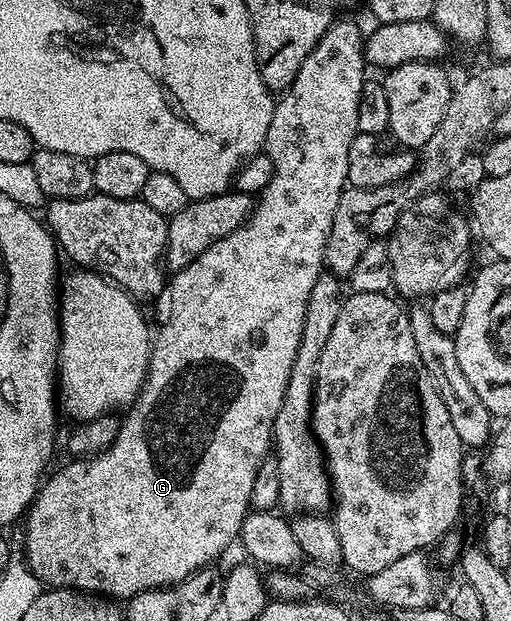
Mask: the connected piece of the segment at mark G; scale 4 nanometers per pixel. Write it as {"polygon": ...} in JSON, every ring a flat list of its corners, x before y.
{"polygon":[[338,17,333,20,333,24,327,29,327,33,323,33,323,37,319,37,319,41,315,45,315,49,311,49,311,53,307,53,307,57,303,61,303,65,299,65,297,76,294,77,293,83,287,90,276,100,273,108,273,116,271,117,271,125,267,129,267,137,265,138,265,146,263,148,264,154,271,157,271,165,273,166,273,176,268,185,259,193,259,198,256,200,253,212,249,214,249,218,239,229,235,229,235,233,227,233,227,237,223,237,219,241,207,248,203,253,199,253,199,257,195,257,195,261,191,261,191,265,187,265,181,271,174,271,165,280,165,288,162,289,161,294,155,300,155,308,157,307,157,323,155,327,155,334,151,339,151,346,149,348,149,368,145,374,145,383,141,387,141,392,137,395,137,400,124,412,123,418,120,420,121,428,115,437,114,441,105,451,101,451,98,455,90,455,88,457,77,457,69,463,66,467,61,467,53,476,50,474,48,478,42,482,33,503,29,506,27,514,24,516,23,524,25,523,25,552,23,558,29,568,29,572,36,577,46,588,49,589,72,589,98,597,108,597,113,601,128,601,133,595,138,595,144,591,150,591,156,587,169,587,173,583,178,583,187,578,191,573,195,573,199,569,216,564,217,558,232,545,233,541,240,536,241,526,245,516,250,513,249,498,251,497,251,484,255,481,255,473,259,473,259,465,270,454,271,444,273,442,273,422,275,417,279,417,279,405,283,405,283,393,287,393,287,381,291,377,291,365,295,365,295,353,299,351,299,337,303,337,303,317,307,313,307,297,311,297,311,285,315,285,318,276,323,273,323,264,325,262,325,246,327,245,327,237,331,233,331,221,335,217,335,205,339,205,339,197,345,191,349,181,349,174,347,173,347,157,351,153,351,141,359,133,357,127,357,118,361,115,361,90,365,87,365,71,367,72,367,64,365,61,365,39,363,38,363,31,361,35,361,27,353,19,344,19]]}

